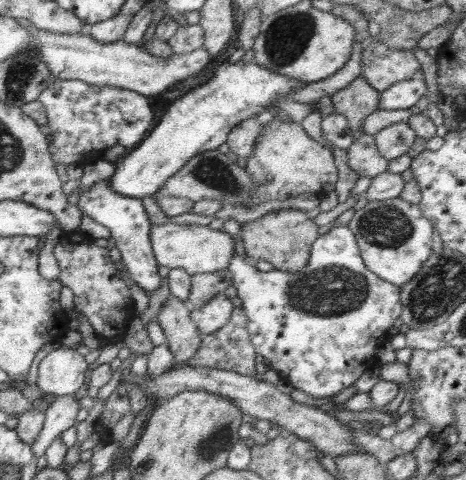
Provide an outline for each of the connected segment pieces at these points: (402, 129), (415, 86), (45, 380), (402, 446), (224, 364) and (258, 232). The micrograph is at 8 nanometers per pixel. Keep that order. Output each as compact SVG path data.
M400 121L382 128L373 135L378 152L388 160L407 154L416 137L414 129L408 125L407 121Z
M412 78L410 80L402 80L402 82L395 82L380 93L379 108L382 110L415 108L416 102L427 92L424 78Z
M62 346L39 363L37 386L48 399L74 395L86 380L88 365L76 349Z
M415 420L408 429L397 432L390 439L383 439L378 435L365 433L363 430L350 428L352 442L358 446L360 452L374 456L381 463L412 453L417 448L420 439L429 436L429 432L430 426L424 420Z
M242 307L234 308L229 322L220 327L216 333L204 335L198 350L186 364L195 367L210 367L215 369L229 370L238 374L254 377L257 373L254 360L257 352L250 342L250 333L247 329L248 318Z
M297 209L270 212L254 222L241 225L240 236L250 261L266 260L276 270L298 272L306 266L312 246L319 238L319 226L310 220L305 211Z

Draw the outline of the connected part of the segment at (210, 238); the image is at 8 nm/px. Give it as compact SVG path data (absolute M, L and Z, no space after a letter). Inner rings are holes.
M154 223L151 229L153 254L158 264L168 268L183 268L188 274L216 272L228 268L235 256L236 240L223 228L212 230L208 226L182 226L172 223Z

